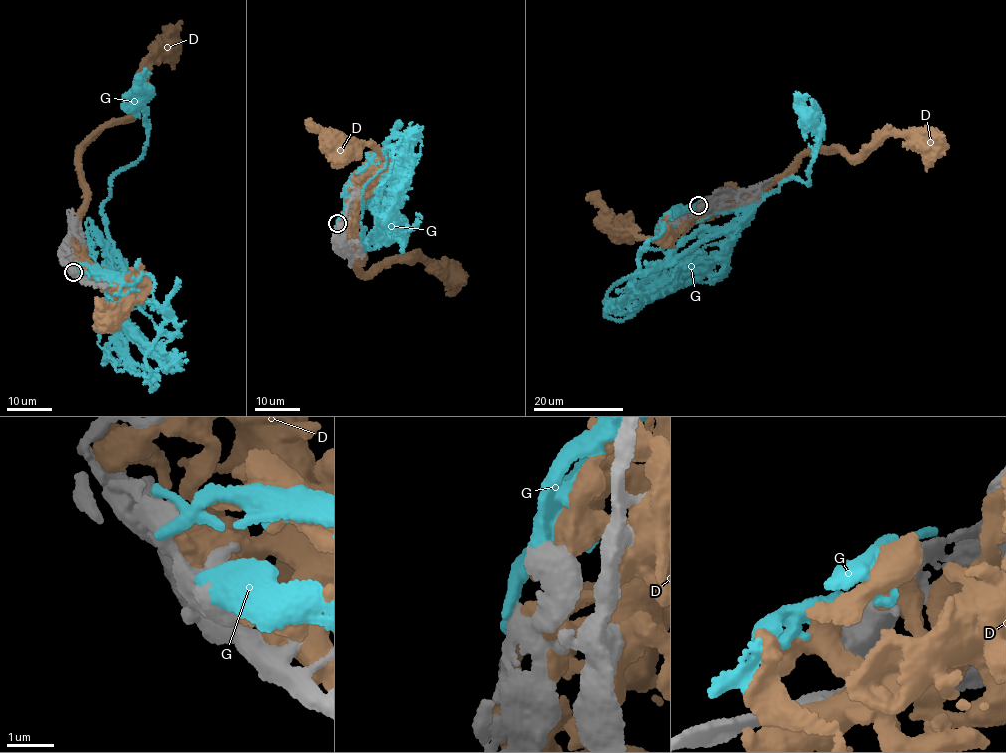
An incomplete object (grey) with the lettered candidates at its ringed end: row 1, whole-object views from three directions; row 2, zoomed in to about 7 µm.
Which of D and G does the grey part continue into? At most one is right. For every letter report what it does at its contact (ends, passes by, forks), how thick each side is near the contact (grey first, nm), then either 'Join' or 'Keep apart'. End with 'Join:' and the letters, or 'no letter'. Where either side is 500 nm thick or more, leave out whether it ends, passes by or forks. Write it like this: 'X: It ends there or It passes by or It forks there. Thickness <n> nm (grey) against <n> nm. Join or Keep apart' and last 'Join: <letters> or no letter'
D: Thickness 700 nm (grey) against 320 nm. Keep apart
G: Thickness 600 nm (grey) against 550 nm. Join
Join: G

